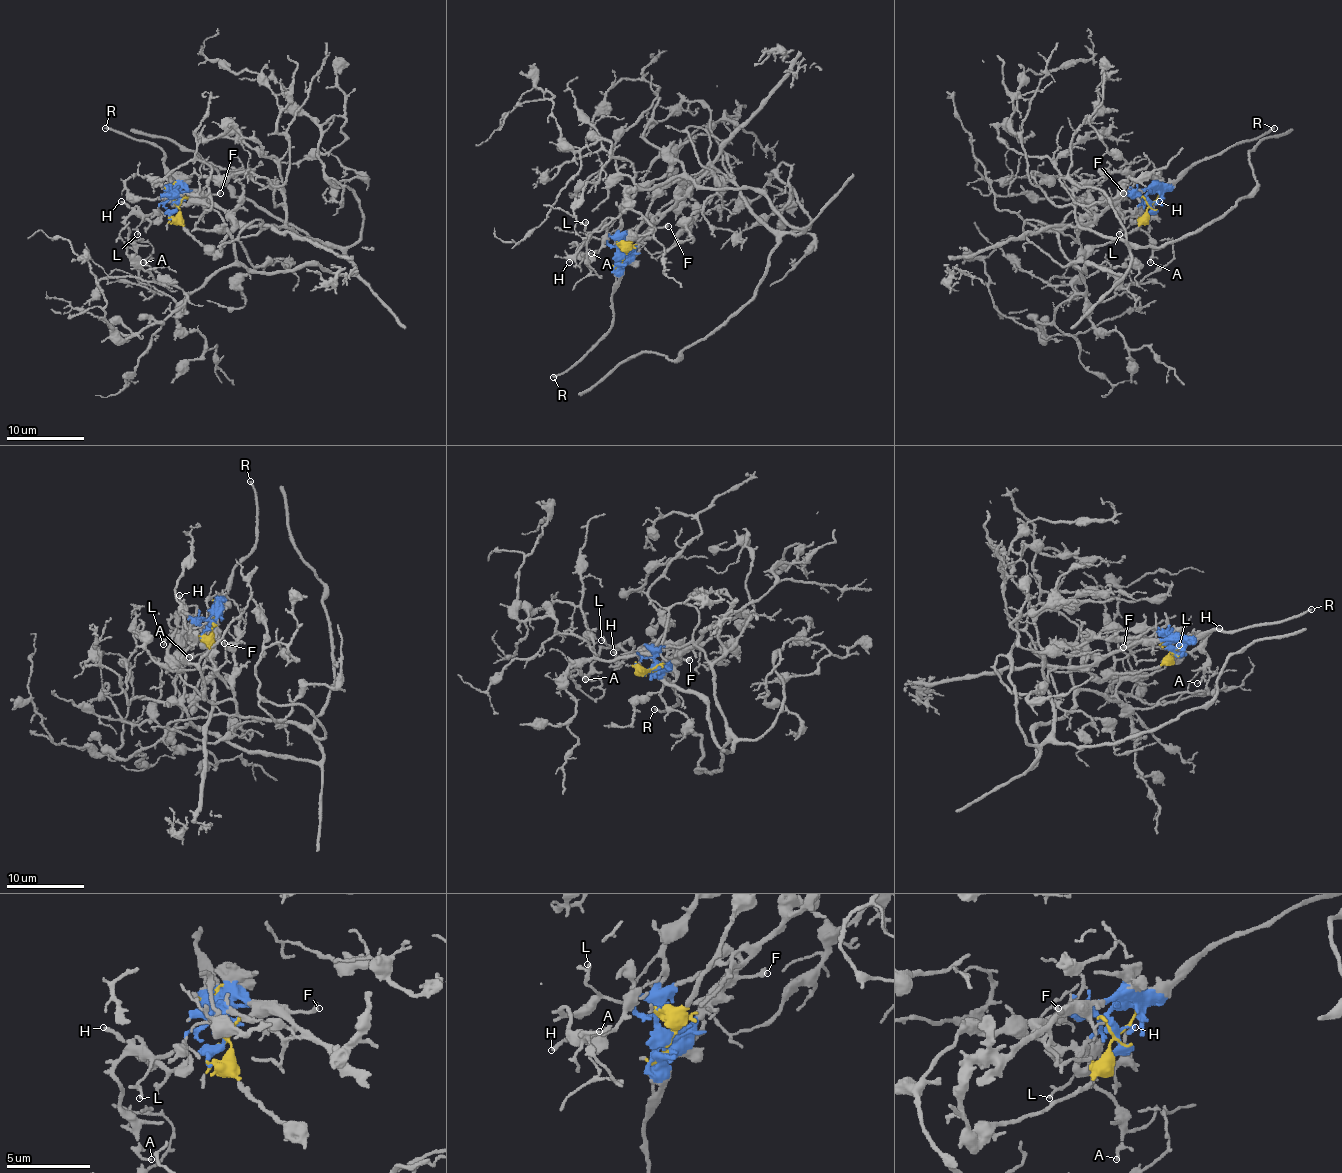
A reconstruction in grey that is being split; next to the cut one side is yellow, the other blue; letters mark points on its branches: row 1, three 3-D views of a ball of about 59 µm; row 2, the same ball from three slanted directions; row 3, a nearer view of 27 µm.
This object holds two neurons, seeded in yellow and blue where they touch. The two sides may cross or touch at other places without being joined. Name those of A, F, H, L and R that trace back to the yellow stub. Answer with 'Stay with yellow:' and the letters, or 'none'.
Stay with yellow: none

